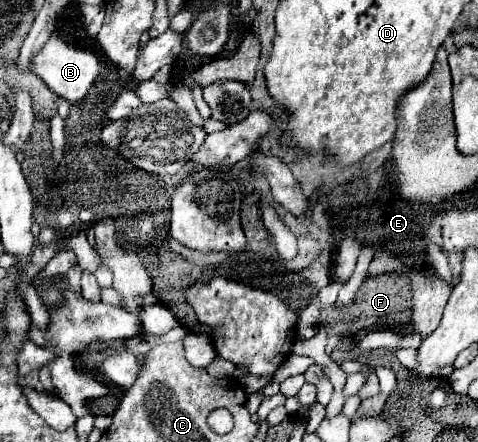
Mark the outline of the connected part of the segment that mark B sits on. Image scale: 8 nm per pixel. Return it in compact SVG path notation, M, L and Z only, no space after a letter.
M51 37L43 49L33 57L33 69L35 73L47 83L47 87L57 93L59 97L63 97L69 103L75 103L79 99L83 99L89 89L93 87L93 83L99 77L99 59L85 49L75 49L73 45L67 45L65 41L61 41L59 37Z

